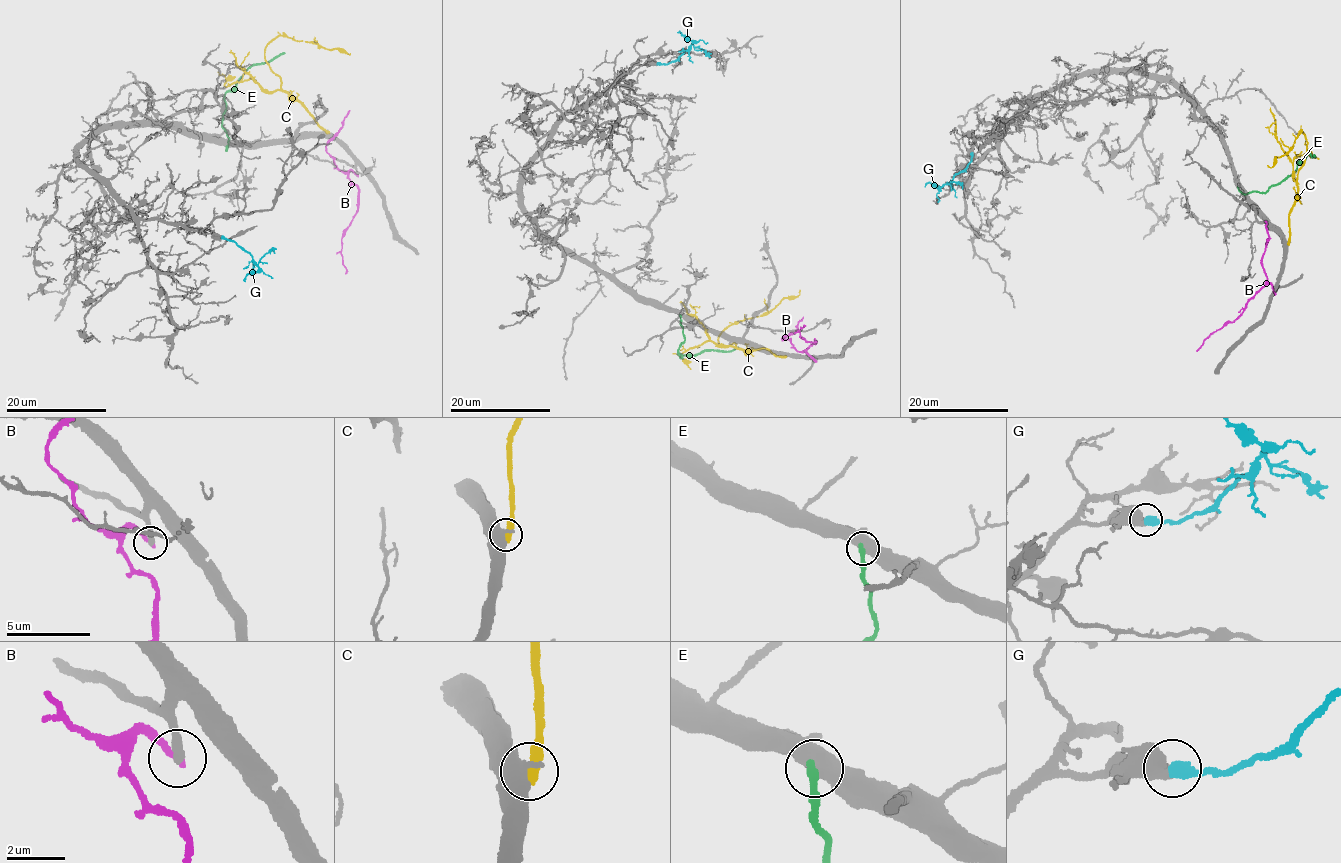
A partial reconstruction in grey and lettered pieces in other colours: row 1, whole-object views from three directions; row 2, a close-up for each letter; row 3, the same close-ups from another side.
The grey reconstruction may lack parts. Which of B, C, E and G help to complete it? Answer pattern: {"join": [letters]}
{"join": ["G"]}

